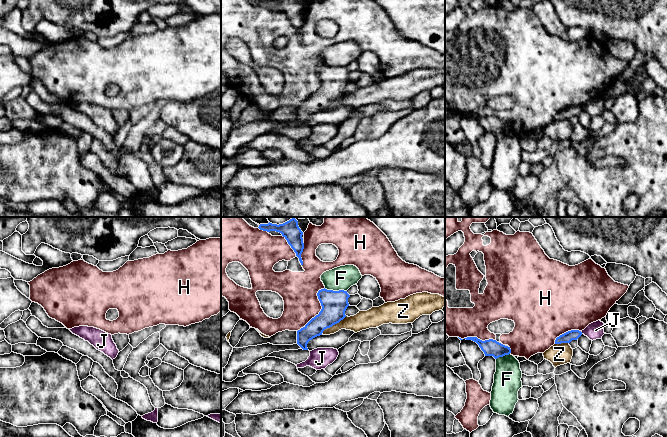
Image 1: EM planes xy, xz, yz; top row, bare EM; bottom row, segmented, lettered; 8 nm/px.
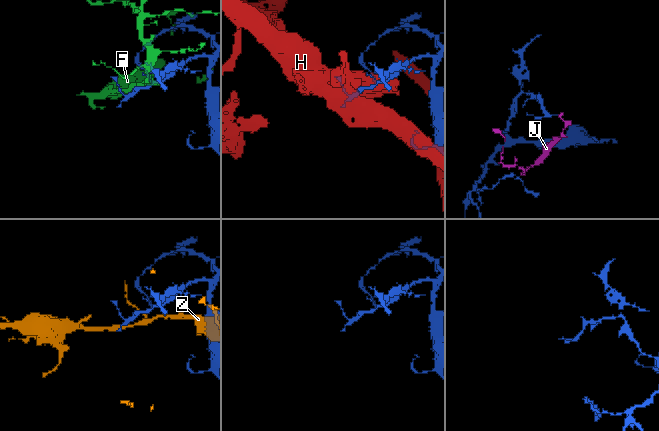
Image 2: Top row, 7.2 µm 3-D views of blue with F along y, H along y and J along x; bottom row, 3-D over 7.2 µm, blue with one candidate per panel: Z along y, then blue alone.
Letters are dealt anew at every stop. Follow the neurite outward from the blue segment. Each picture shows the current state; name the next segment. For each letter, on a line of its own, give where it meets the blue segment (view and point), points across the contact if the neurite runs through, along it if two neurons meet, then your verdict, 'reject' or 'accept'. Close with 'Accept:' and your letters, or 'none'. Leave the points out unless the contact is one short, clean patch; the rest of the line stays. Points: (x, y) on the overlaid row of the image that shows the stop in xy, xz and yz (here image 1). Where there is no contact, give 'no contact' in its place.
F: contact xz (335, 291); reject
H: contact xz (321, 310); reject
J: contact yz (581, 332); border yz (580, 331), (582, 333); reject
Z: contact xz (333, 324); border xz (346, 316), (327, 327), (321, 333); reject
Accept: none

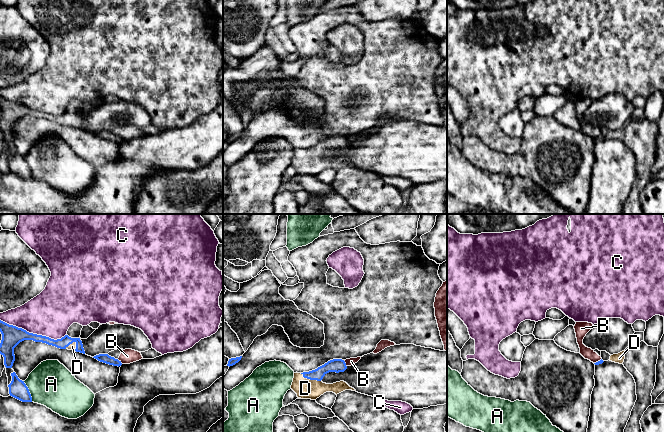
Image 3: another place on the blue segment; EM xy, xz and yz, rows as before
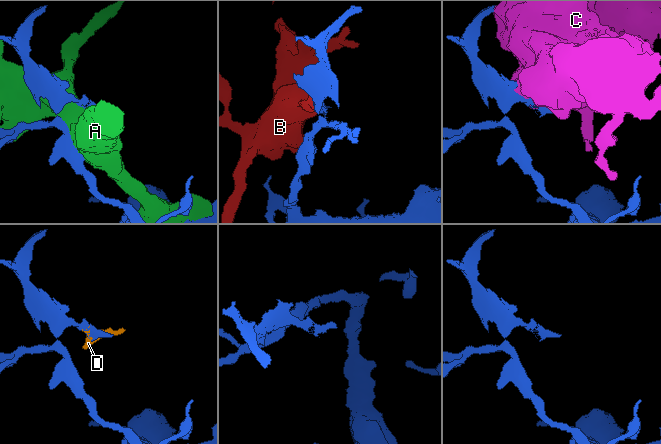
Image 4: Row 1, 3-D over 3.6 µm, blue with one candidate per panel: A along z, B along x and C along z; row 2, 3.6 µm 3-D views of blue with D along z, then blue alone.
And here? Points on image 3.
A: contact xy (28, 391); reject
B: contact xz (345, 363); border xz (343, 360), (346, 366); reject
C: contact xy (32, 333); reject
D: contact xz (310, 379); accept
Accept: D

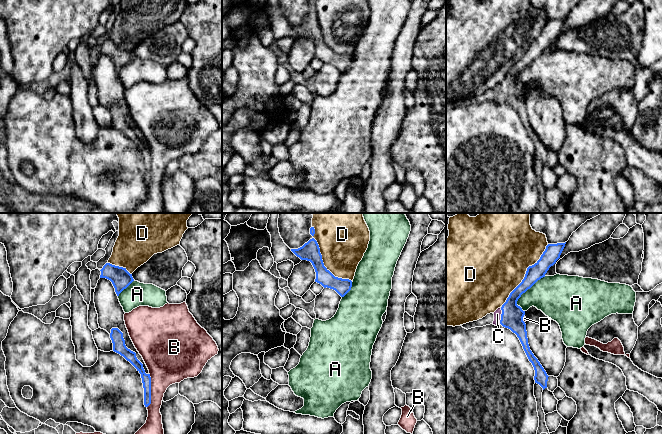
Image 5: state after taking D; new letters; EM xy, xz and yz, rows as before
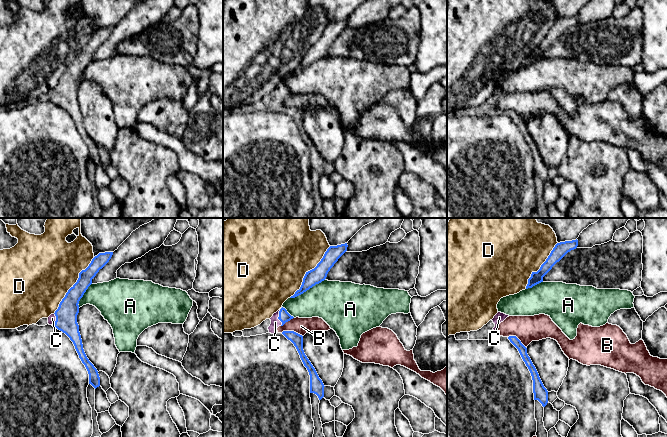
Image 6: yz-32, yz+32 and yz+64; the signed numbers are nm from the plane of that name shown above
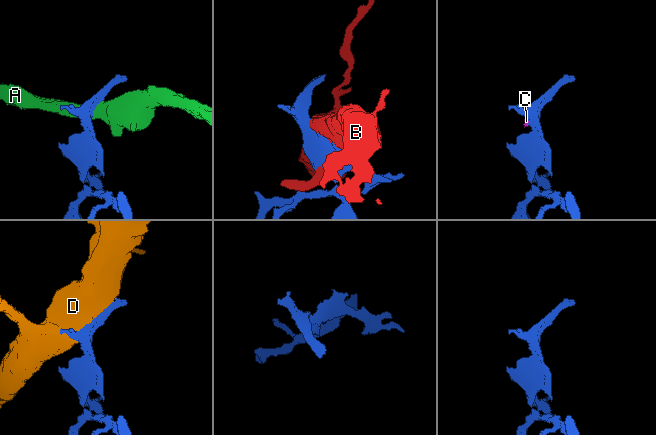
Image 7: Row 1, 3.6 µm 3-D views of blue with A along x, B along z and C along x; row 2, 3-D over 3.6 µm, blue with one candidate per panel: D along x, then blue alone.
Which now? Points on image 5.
A: contact yz (525, 291); border yz (545, 276), (538, 279), (518, 299), (517, 304), (523, 311); reject
B: contact xy (150, 390); reject
C: contact yz (501, 315); way yz (512, 315), (501, 315), (497, 314); accept
D: contact xz (322, 260); reject
Accept: C

